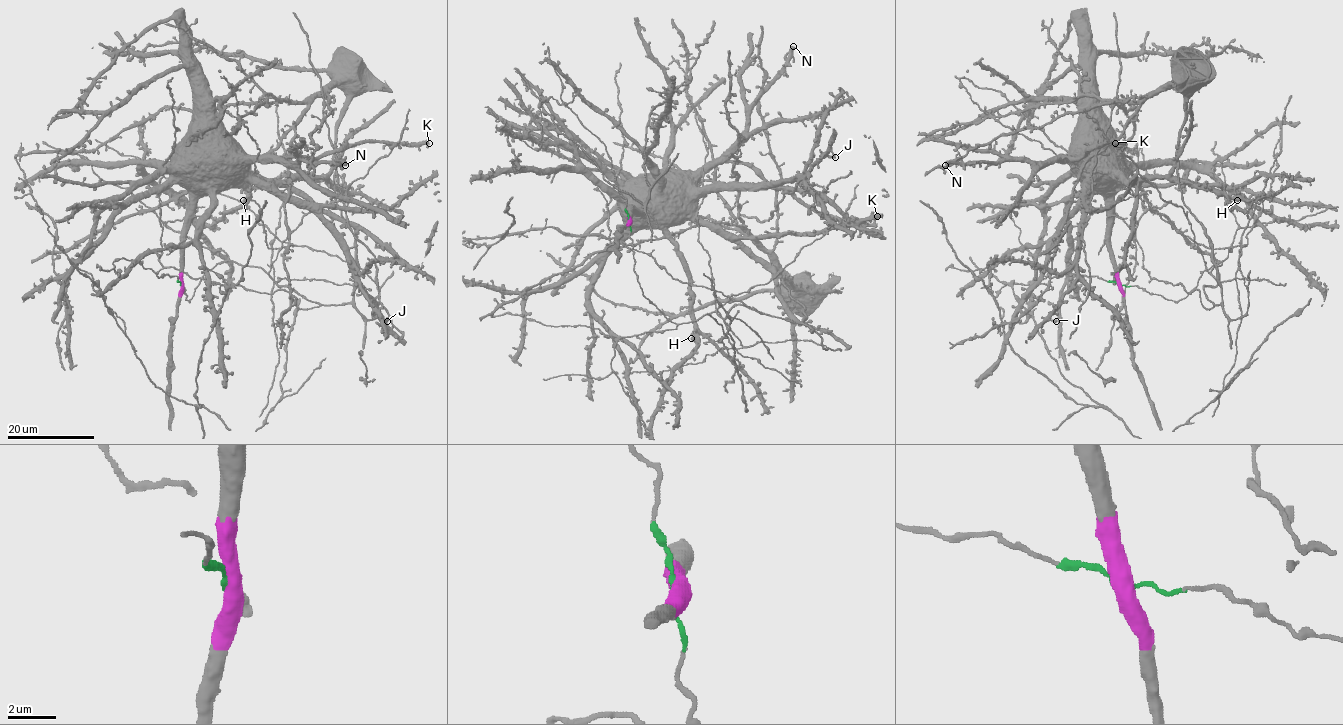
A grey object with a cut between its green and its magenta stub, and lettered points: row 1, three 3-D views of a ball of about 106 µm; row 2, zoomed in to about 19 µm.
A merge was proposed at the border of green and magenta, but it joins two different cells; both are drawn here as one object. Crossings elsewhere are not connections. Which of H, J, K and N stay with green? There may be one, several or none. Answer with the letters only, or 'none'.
none

